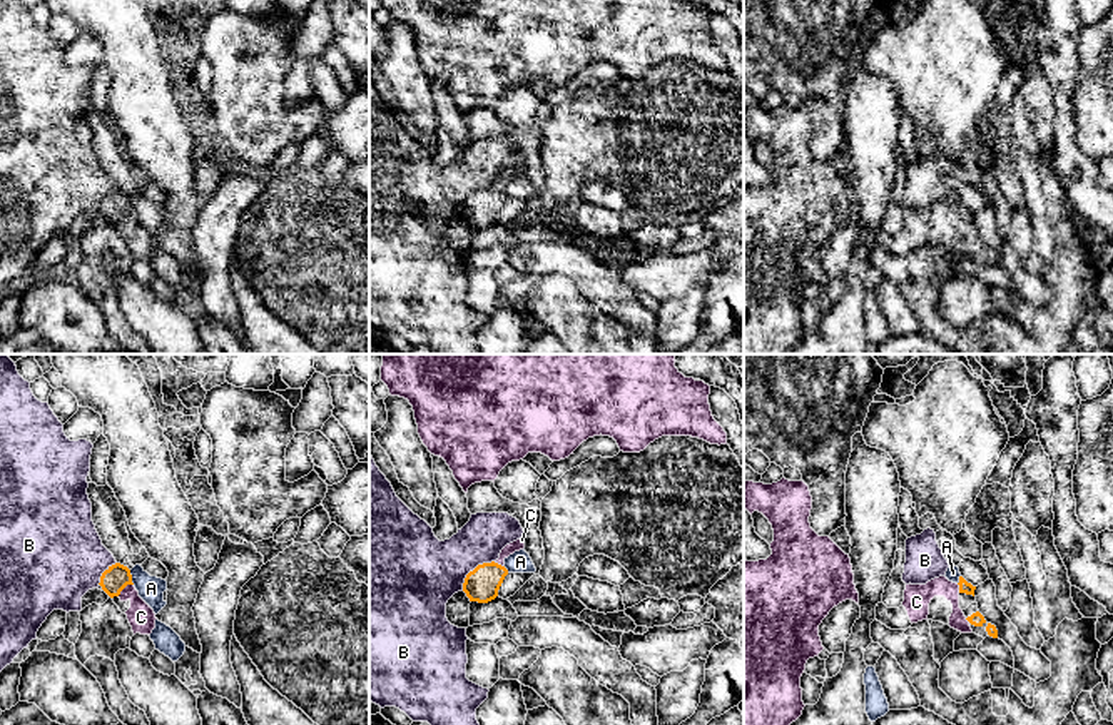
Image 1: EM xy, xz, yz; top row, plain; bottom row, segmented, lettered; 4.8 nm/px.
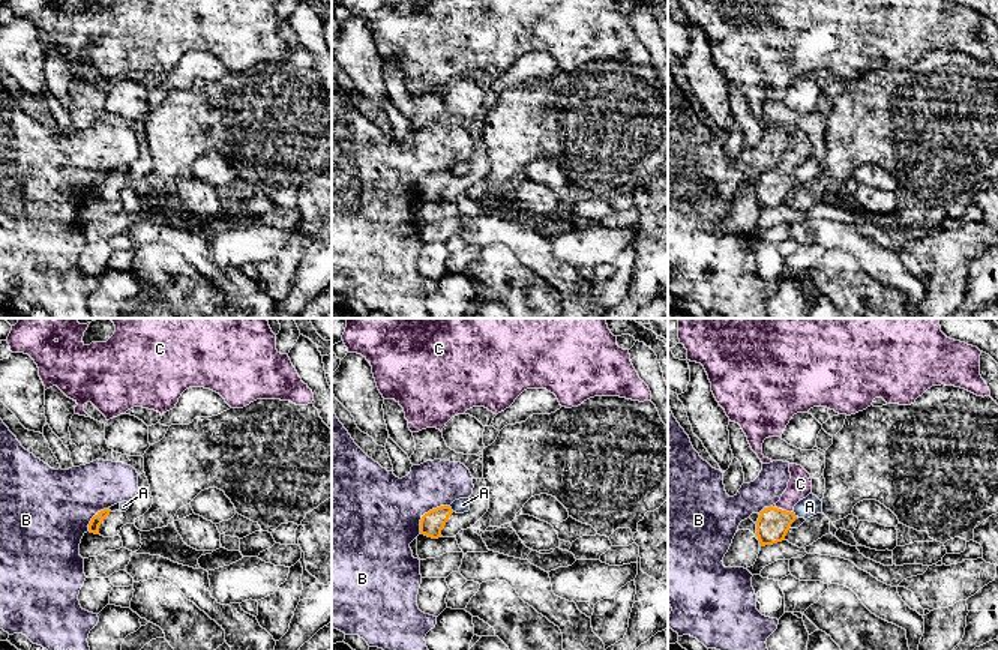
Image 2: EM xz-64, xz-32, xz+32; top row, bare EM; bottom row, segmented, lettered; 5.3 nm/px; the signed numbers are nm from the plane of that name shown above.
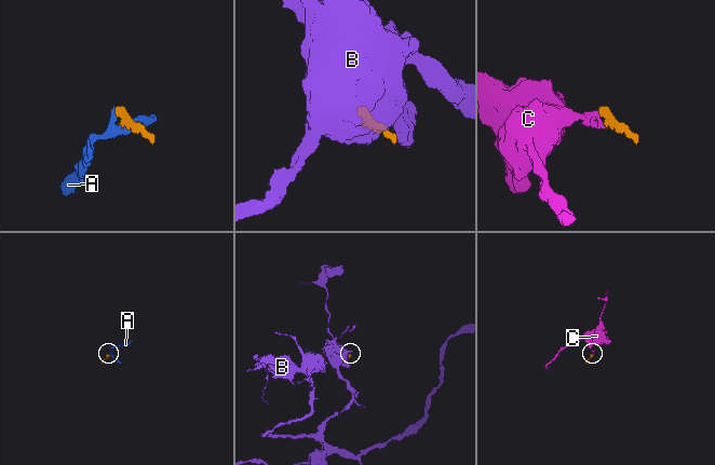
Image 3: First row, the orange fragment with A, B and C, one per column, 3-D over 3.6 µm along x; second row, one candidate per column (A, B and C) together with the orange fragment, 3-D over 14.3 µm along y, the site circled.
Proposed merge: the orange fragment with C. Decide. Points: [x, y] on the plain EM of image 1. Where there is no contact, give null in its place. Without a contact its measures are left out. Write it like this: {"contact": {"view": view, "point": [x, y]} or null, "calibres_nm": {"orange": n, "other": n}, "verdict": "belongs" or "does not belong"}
{"contact": {"view": "xy", "point": [124, 212]}, "calibres_nm": {"orange": 120, "other": 130}, "verdict": "belongs"}

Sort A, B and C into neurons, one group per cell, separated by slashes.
A / B / C

